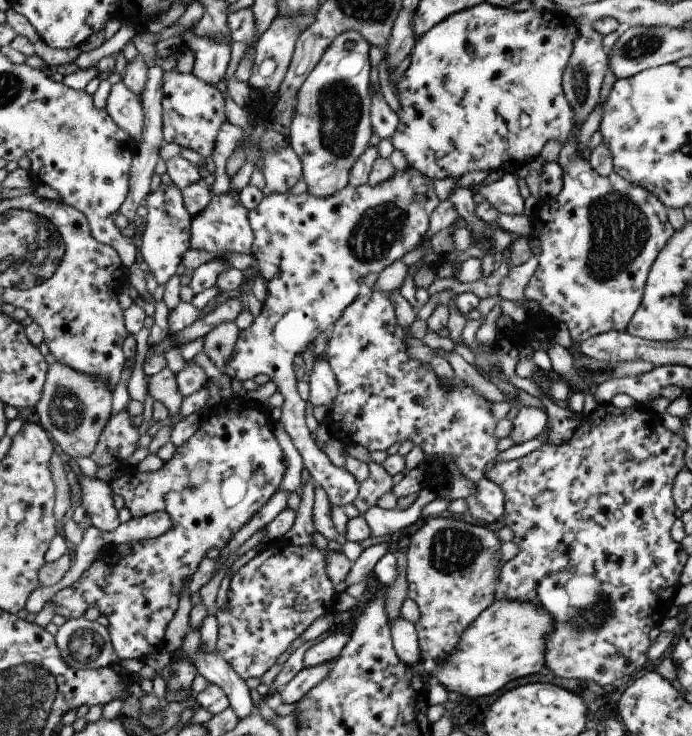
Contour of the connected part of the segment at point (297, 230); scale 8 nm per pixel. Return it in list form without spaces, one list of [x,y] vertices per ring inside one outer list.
[[[410,165],[408,169],[407,173],[397,171],[392,180],[377,187],[369,184],[361,187],[349,185],[347,189],[327,199],[316,198],[309,192],[301,195],[293,195],[290,192],[266,195],[261,204],[250,212],[250,222],[256,235],[252,256],[261,266],[260,274],[265,279],[268,294],[254,324],[241,332],[234,356],[223,374],[241,382],[258,375],[268,375],[276,381],[285,398],[282,426],[301,452],[304,466],[313,480],[327,492],[332,505],[338,507],[352,504],[359,496],[360,483],[355,479],[352,470],[339,469],[317,445],[305,420],[305,400],[298,390],[300,373],[293,362],[295,356],[308,350],[309,344],[313,344],[321,336],[321,332],[329,333],[342,319],[346,309],[359,296],[359,288],[367,274],[384,272],[423,244],[430,230],[433,212],[442,201],[436,194],[433,179],[420,174]]]

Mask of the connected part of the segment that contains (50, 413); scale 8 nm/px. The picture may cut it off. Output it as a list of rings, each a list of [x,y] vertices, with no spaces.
[[[57,361],[50,366],[43,397],[36,408],[36,412],[39,417],[39,424],[51,434],[55,443],[59,444],[59,447],[71,457],[72,461],[93,455],[99,445],[102,433],[112,418],[111,398],[113,398],[113,394],[108,388],[106,380],[76,372],[73,368]]]

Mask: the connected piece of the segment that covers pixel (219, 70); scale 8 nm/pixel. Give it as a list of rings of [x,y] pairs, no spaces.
[[[189,29],[184,32],[184,44],[189,46],[196,57],[196,64],[194,65],[194,73],[200,80],[208,84],[217,84],[223,81],[229,62],[231,62],[231,44],[232,40],[229,37],[218,39],[217,37],[199,37],[195,34],[195,30]]]

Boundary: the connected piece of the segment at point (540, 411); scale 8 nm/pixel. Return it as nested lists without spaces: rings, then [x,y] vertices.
[[[523,405],[519,407],[518,415],[514,418],[513,433],[510,435],[514,444],[531,441],[544,436],[547,427],[547,412],[543,407]]]

